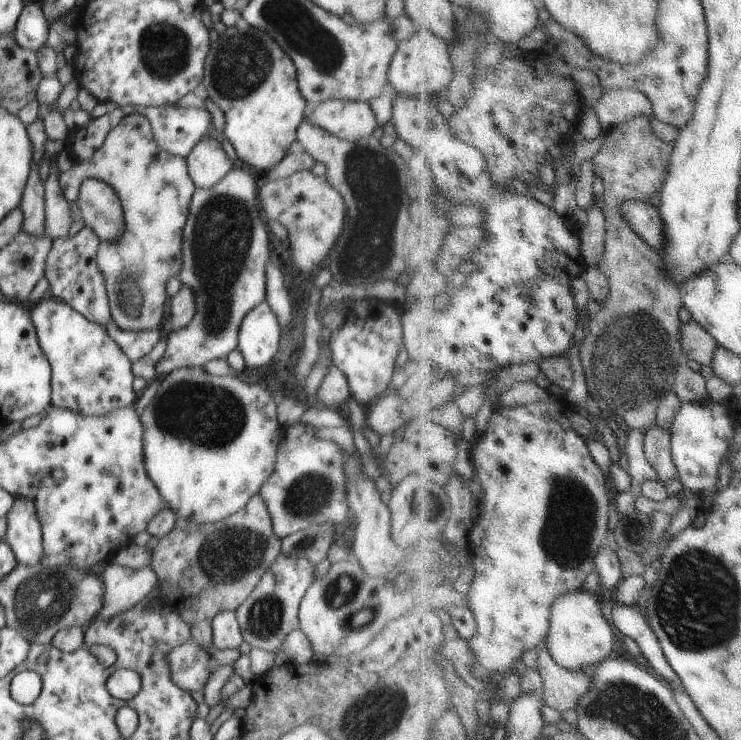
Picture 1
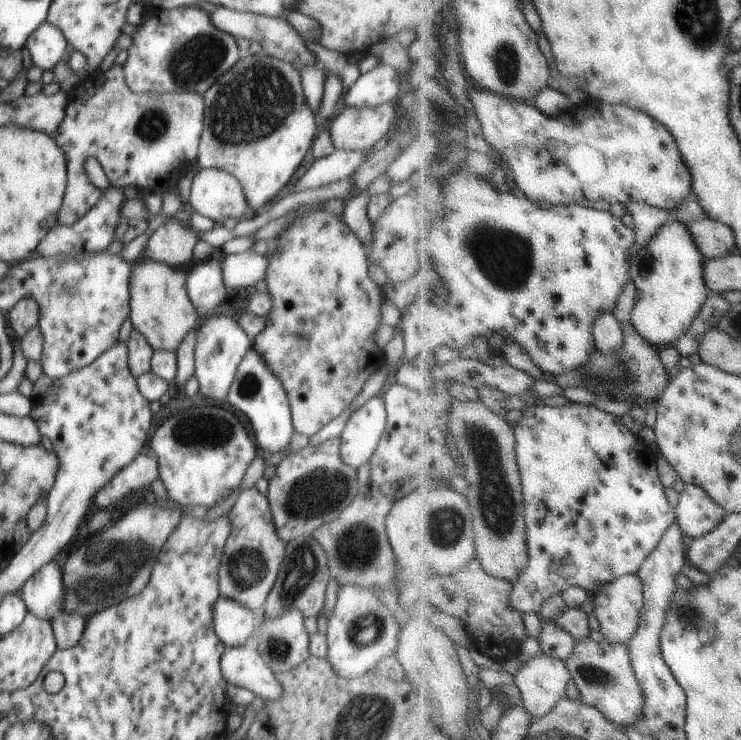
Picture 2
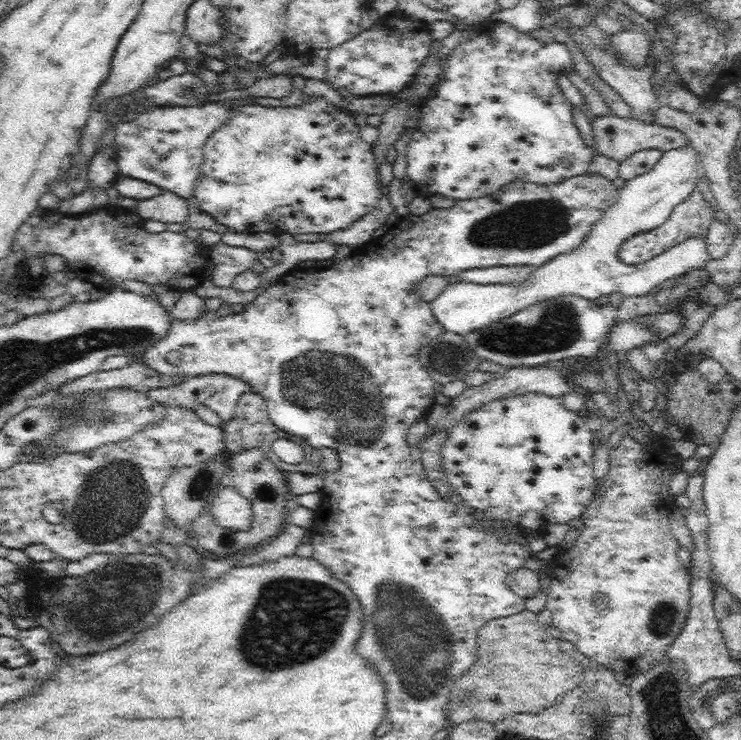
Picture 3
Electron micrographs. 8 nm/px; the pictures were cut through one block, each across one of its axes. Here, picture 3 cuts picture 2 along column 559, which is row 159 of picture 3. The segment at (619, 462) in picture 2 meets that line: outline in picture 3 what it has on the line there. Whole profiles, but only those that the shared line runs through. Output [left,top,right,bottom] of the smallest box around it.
[406,22,597,198]

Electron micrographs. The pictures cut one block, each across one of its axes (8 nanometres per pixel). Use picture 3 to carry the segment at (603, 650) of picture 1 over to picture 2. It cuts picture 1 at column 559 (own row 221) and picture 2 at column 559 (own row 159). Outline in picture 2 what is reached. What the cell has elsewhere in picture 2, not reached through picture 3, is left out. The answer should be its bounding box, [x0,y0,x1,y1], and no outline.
[515,653,574,723]

